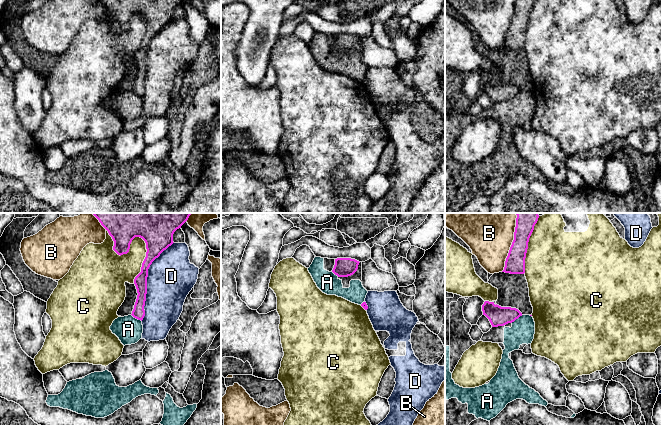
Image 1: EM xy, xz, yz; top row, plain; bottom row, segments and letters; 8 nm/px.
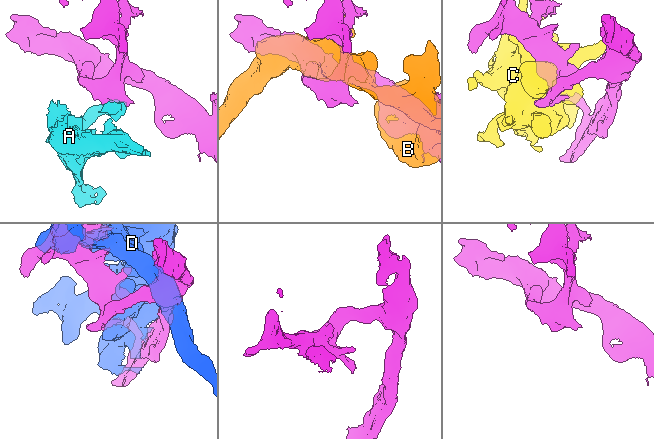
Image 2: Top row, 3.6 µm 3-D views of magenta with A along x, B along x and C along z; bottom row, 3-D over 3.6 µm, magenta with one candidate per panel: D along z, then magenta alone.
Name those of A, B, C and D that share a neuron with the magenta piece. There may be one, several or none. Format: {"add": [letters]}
{"add": []}

